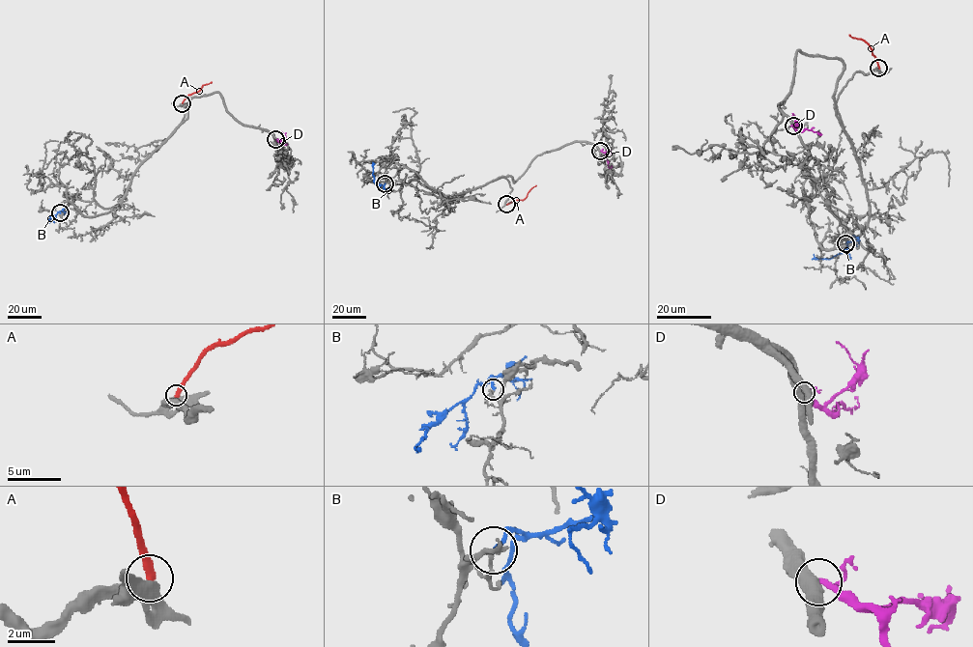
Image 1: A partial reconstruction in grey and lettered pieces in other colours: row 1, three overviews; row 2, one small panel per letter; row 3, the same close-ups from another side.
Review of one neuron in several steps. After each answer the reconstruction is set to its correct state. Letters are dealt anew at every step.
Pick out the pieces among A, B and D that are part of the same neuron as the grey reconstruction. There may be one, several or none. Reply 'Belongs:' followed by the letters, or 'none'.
Belongs: B

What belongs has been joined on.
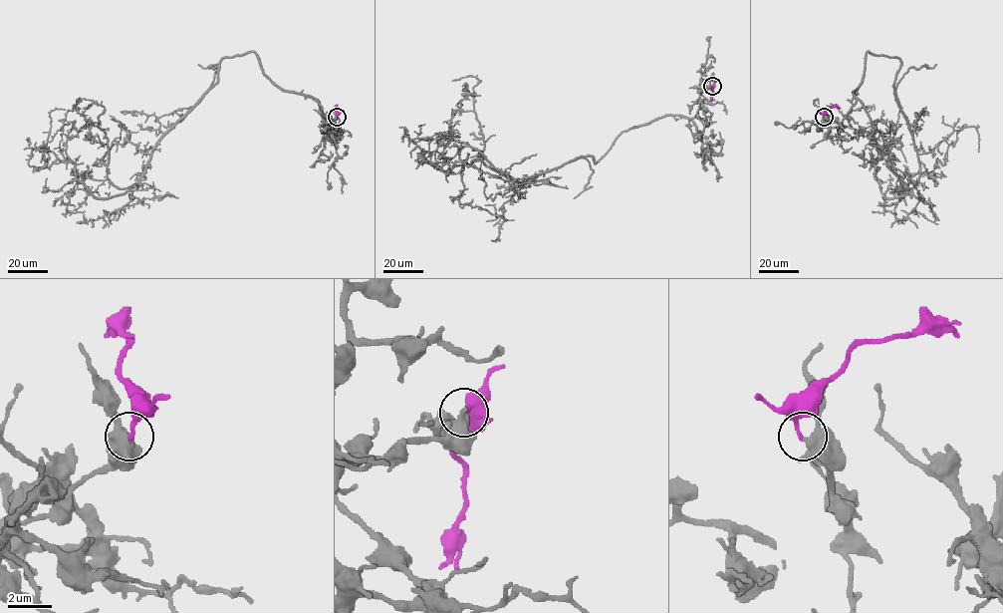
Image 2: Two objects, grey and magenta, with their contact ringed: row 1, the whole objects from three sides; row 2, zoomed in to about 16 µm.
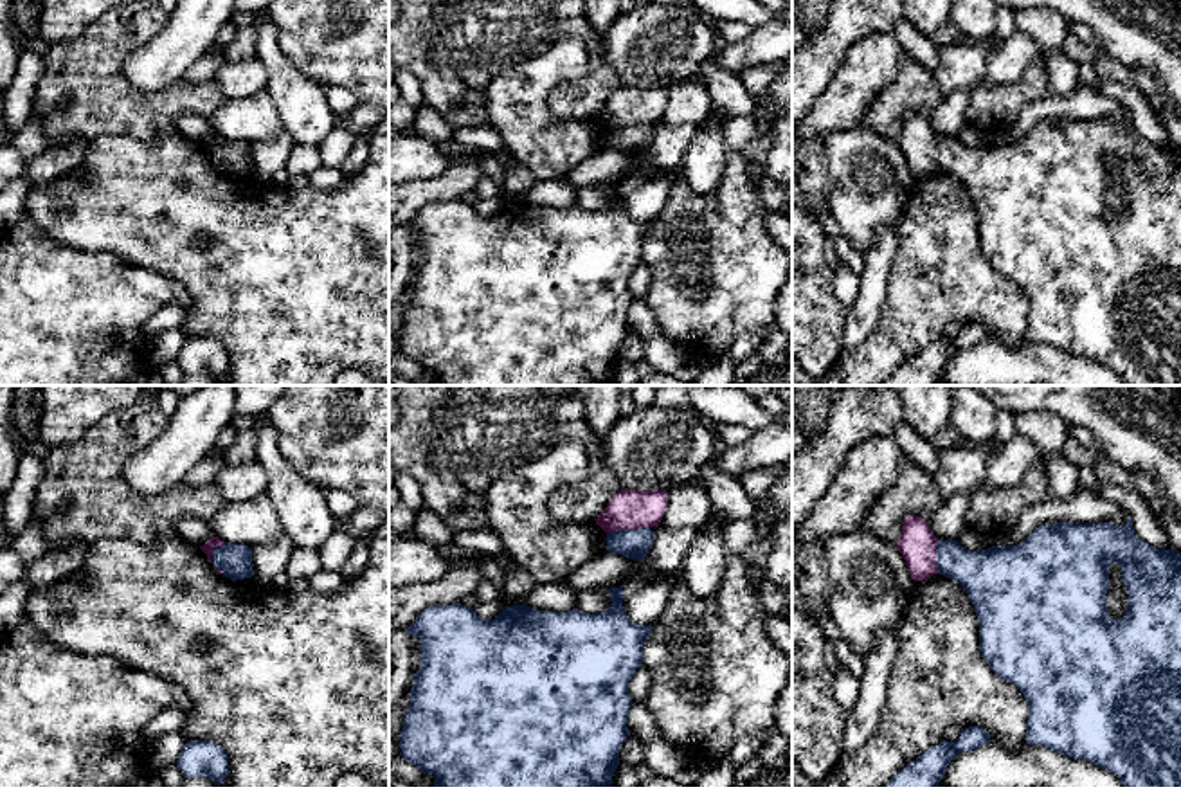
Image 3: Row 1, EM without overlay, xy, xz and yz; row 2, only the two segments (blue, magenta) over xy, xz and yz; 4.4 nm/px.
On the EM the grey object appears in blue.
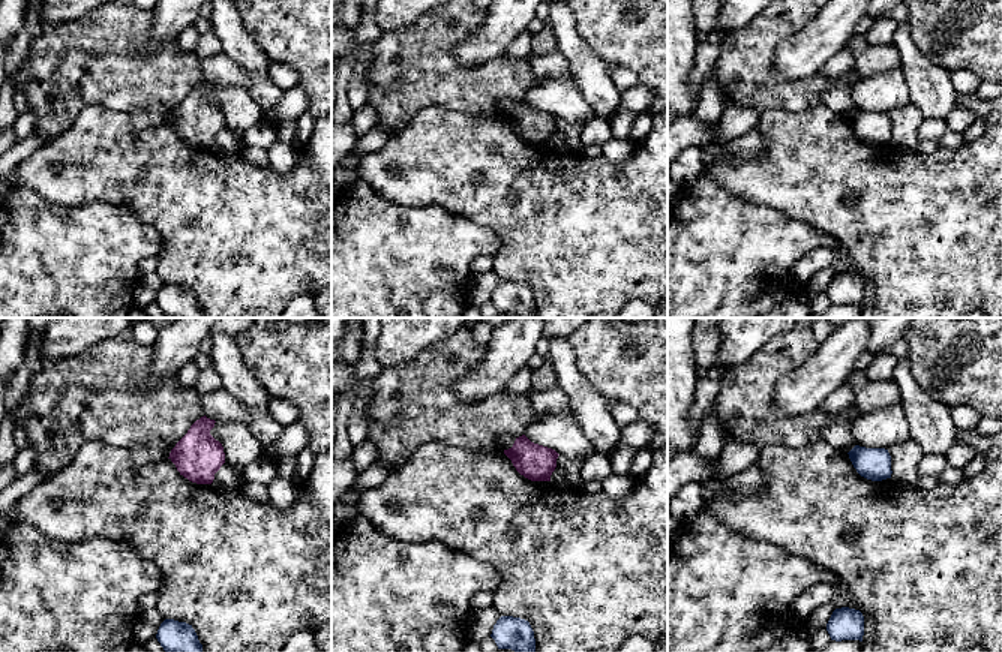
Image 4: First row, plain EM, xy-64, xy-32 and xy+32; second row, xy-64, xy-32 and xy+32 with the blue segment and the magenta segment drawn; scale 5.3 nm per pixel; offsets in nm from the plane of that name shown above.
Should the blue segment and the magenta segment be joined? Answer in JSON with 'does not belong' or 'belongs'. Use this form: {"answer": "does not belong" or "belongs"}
{"answer": "does not belong"}

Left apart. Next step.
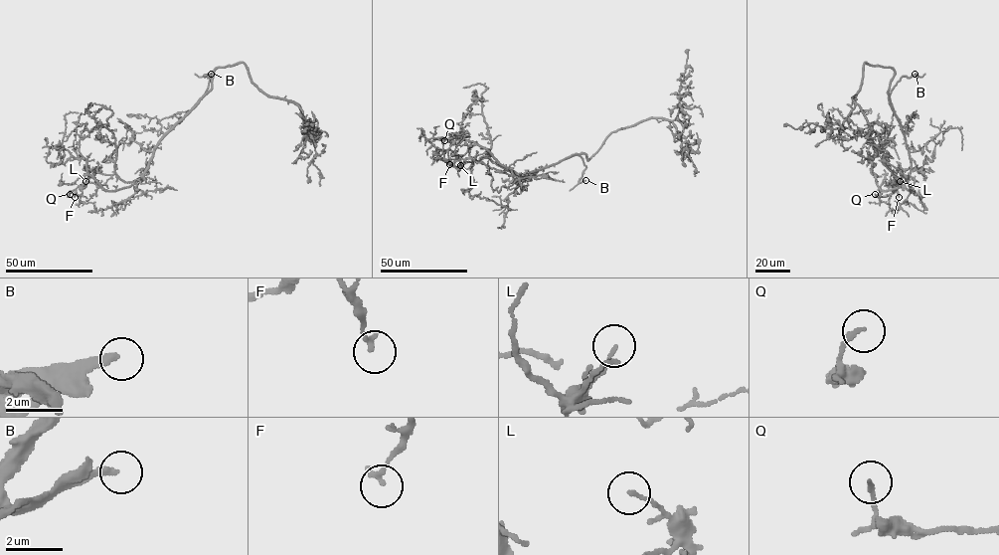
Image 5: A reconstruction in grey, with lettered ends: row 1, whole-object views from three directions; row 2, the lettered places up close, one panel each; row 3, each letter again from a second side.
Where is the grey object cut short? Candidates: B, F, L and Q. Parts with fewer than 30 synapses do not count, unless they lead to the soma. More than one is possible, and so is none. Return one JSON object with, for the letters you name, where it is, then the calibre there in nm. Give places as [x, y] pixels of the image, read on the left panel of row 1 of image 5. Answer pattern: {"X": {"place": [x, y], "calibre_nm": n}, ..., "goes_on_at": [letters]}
{"B": {"place": [211, 74], "calibre_nm": 240}, "goes_on_at": ["B"]}

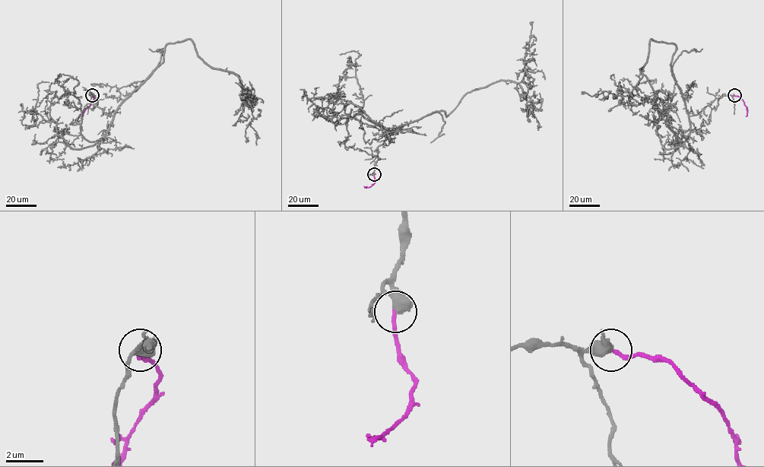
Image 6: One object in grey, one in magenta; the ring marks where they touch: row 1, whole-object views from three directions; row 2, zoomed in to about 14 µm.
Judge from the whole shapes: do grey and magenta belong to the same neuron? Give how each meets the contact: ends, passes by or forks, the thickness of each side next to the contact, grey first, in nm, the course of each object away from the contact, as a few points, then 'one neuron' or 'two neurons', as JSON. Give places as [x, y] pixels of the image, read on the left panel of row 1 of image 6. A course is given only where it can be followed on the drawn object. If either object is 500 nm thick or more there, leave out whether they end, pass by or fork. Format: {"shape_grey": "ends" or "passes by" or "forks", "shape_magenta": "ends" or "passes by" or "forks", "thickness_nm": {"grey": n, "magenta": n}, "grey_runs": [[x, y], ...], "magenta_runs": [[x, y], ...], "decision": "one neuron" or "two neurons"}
{"thickness_nm": {"grey": 650, "magenta": 190}, "grey_runs": [[92, 95], [112, 115], [162, 61], [165, 46], [190, 39], [208, 65], [239, 77], [256, 144]], "magenta_runs": [[92, 95], [93, 99], [82, 116]], "decision": "one neuron"}

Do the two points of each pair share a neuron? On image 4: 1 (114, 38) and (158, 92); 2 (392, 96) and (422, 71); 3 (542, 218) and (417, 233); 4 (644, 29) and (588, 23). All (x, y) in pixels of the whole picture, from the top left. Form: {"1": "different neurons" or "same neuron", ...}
{"1": "same neuron", "2": "same neuron", "3": "different neurons", "4": "same neuron"}

